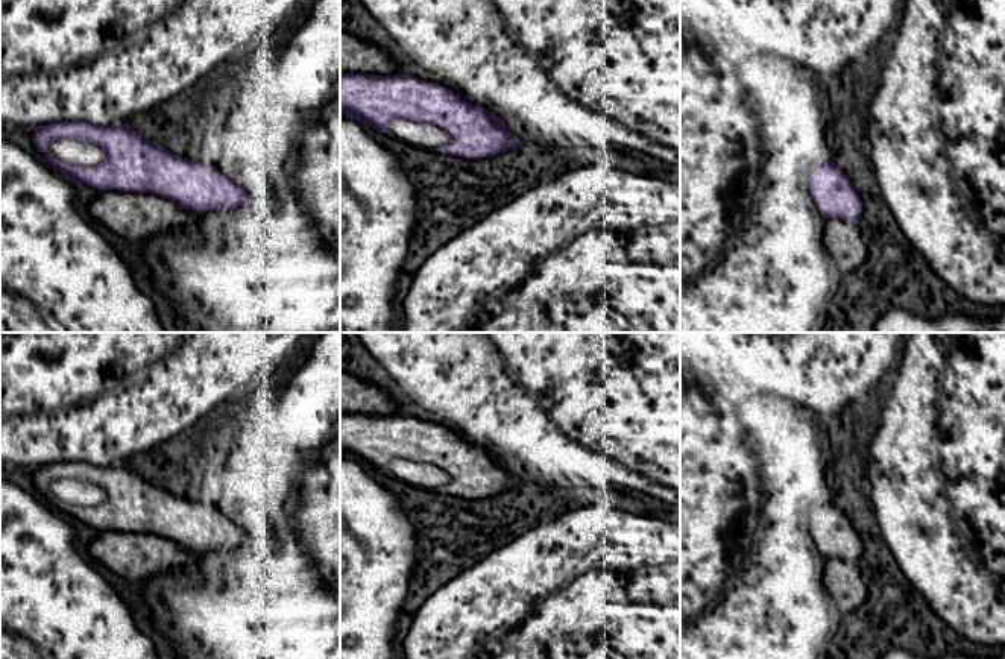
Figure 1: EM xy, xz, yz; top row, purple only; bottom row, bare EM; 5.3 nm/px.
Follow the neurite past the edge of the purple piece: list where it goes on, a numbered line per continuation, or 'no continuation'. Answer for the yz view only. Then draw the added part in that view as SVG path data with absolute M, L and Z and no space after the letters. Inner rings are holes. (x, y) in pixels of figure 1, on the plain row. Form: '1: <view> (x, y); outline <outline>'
no continuation

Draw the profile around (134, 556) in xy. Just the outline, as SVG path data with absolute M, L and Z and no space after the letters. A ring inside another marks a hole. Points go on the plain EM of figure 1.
M100 531L90 544L91 556L114 574L141 585L158 572L190 571L191 553L152 533Z

